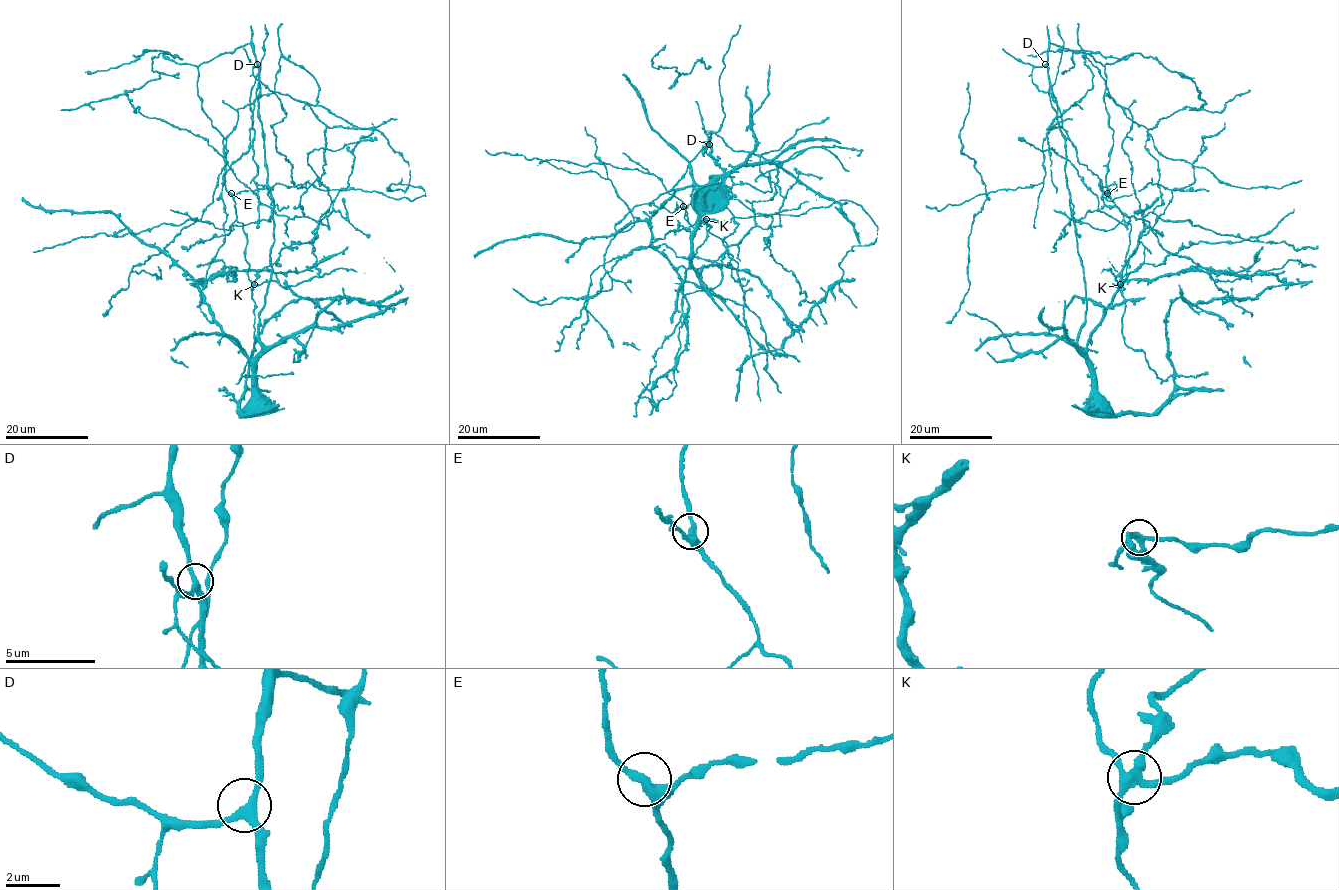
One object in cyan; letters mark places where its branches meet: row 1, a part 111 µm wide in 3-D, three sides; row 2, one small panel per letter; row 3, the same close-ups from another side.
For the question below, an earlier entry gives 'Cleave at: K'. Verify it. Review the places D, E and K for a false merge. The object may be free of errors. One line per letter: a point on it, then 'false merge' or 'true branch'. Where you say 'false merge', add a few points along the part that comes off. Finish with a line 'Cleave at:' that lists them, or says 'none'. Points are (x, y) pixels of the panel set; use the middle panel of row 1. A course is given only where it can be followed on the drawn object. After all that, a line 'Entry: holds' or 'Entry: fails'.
D: (709, 144) | true branch
E: (683, 206) | true branch
K: (706, 219) | false merge | (706, 219), (709, 231), (726, 243), (743, 302), (760, 320), (766, 372), (781, 392)
Cleave at: K
Entry: holds

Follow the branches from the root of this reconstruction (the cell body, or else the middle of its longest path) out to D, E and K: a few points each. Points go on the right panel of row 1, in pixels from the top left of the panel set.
D: (1052, 96), (1045, 64)
E: (1052, 96), (1047, 66), (1050, 44), (1089, 53), (1104, 67), (1104, 103), (1113, 130), (1107, 193)
K: (1052, 96), (1050, 44), (1089, 53), (1104, 67), (1113, 130), (1105, 185), (1130, 225), (1120, 284)

